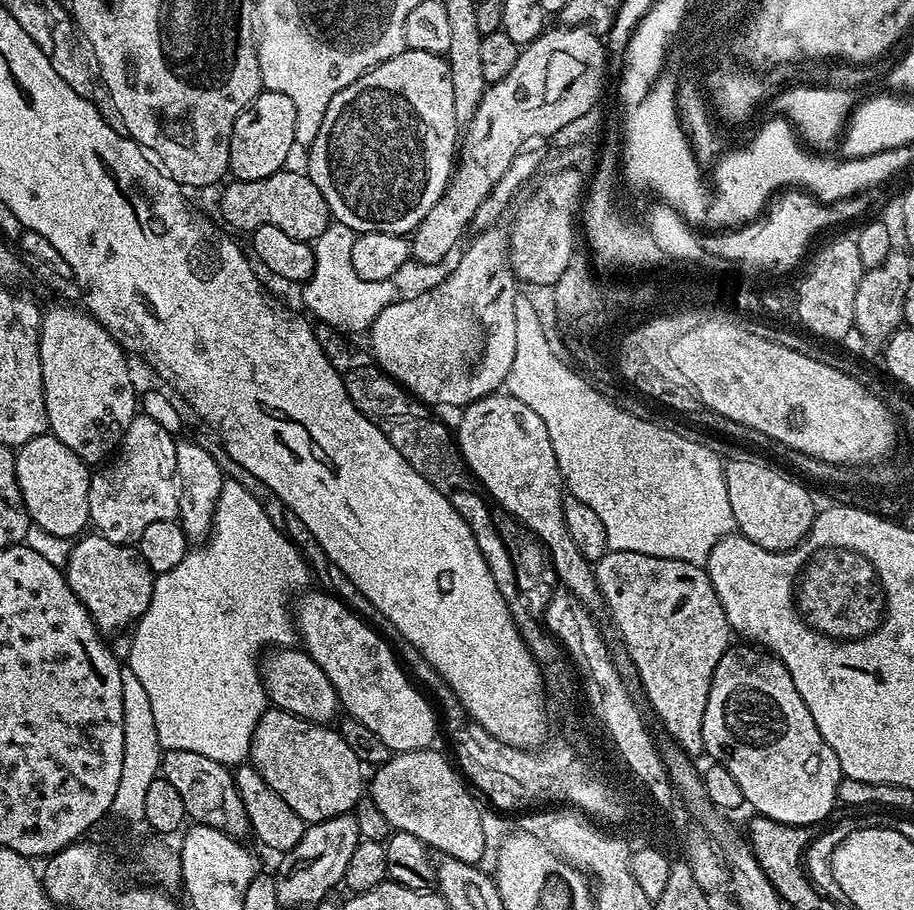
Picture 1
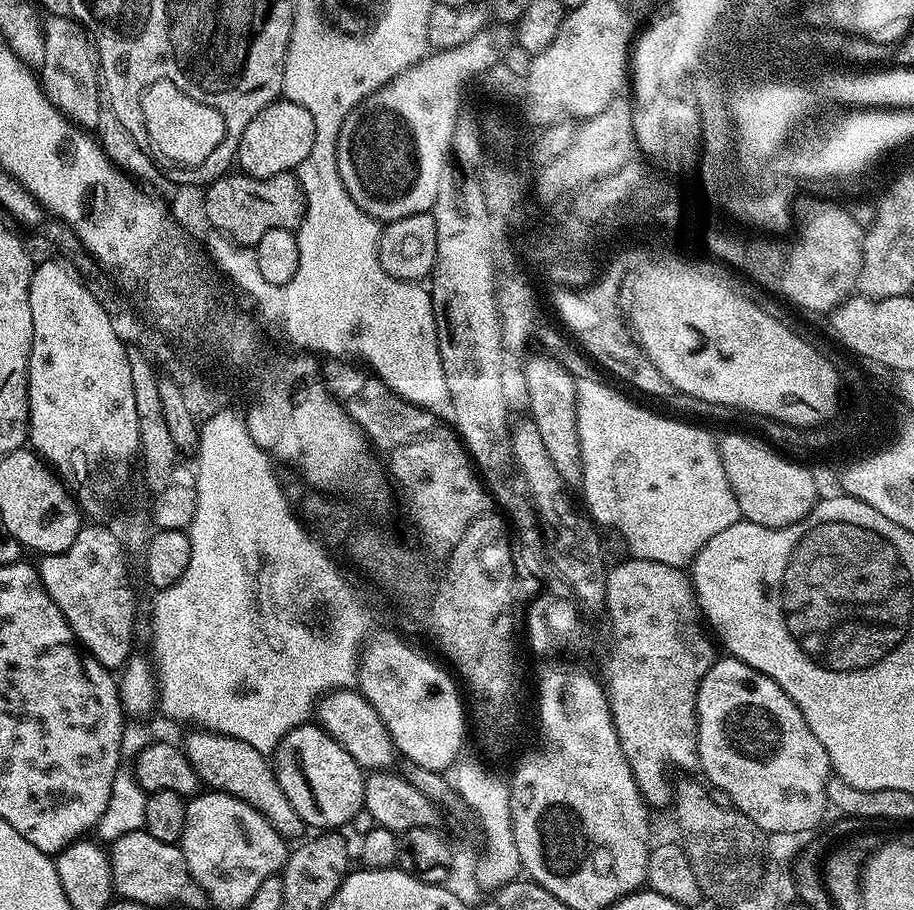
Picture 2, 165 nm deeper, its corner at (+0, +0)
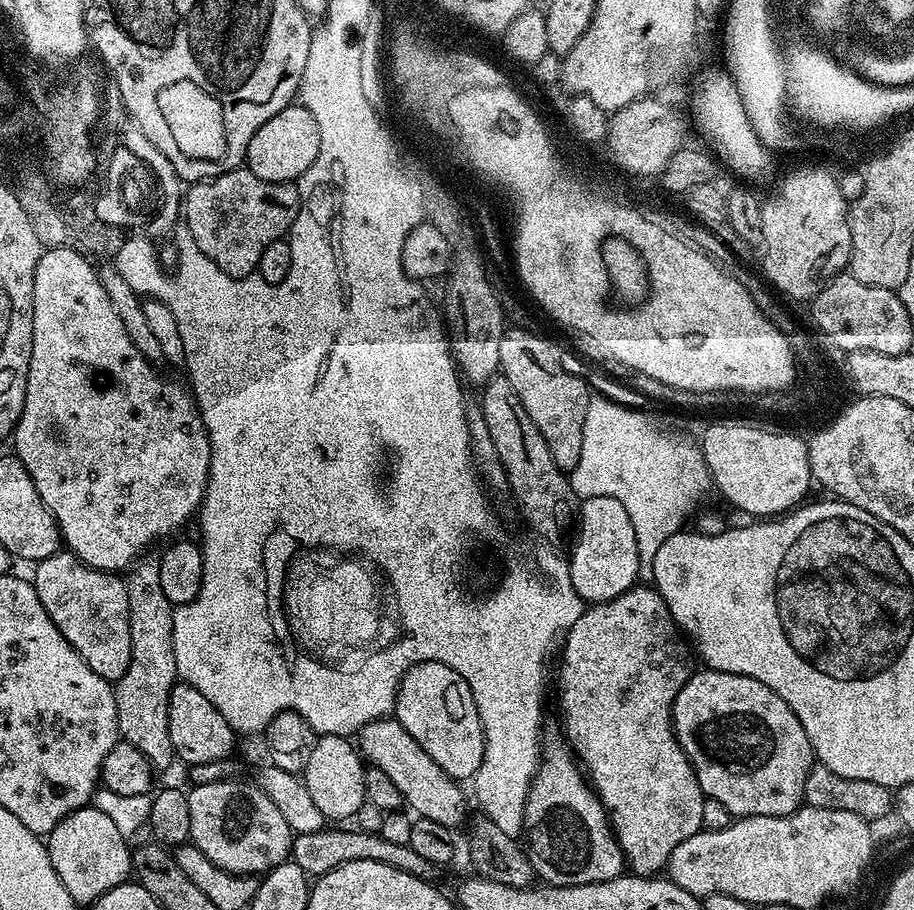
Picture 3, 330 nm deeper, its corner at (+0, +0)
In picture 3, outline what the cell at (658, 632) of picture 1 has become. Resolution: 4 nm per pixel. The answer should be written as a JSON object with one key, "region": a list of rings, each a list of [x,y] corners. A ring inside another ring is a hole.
{"region":[[[633,586],[625,593],[618,594],[613,600],[593,603],[591,606],[585,607],[583,614],[578,618],[578,622],[574,622],[574,626],[570,626],[568,635],[563,637],[564,653],[560,656],[560,716],[564,719],[563,739],[572,749],[581,769],[586,773],[589,785],[594,789],[600,804],[604,807],[604,812],[608,815],[608,822],[612,826],[612,832],[620,844],[620,849],[624,852],[627,867],[635,875],[655,877],[659,873],[656,871],[659,868],[661,871],[667,865],[674,846],[686,842],[686,838],[690,838],[704,828],[702,806],[706,797],[700,788],[698,778],[694,774],[692,763],[686,758],[680,743],[676,741],[676,731],[672,729],[672,707],[682,690],[682,686],[686,686],[688,677],[694,671],[692,660],[688,657],[689,645],[680,629],[677,628],[666,602],[655,587],[640,587]]]}

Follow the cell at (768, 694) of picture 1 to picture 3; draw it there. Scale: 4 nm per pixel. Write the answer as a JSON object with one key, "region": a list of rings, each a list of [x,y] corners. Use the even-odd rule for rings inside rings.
{"region":[[[693,671],[692,675],[688,677],[686,686],[682,686],[682,690],[672,707],[672,729],[676,731],[676,741],[682,746],[686,758],[692,763],[692,769],[698,778],[700,788],[704,791],[705,797],[722,802],[722,806],[726,806],[726,810],[731,812],[733,817],[785,816],[796,811],[797,808],[804,804],[806,778],[810,774],[814,763],[814,753],[810,746],[810,738],[806,738],[806,730],[802,730],[802,722],[798,722],[794,710],[790,710],[790,706],[786,706],[786,702],[782,702],[782,698],[778,698],[778,694],[774,694],[774,690],[770,690],[770,686],[758,682],[752,676],[743,676],[733,672]]]}

